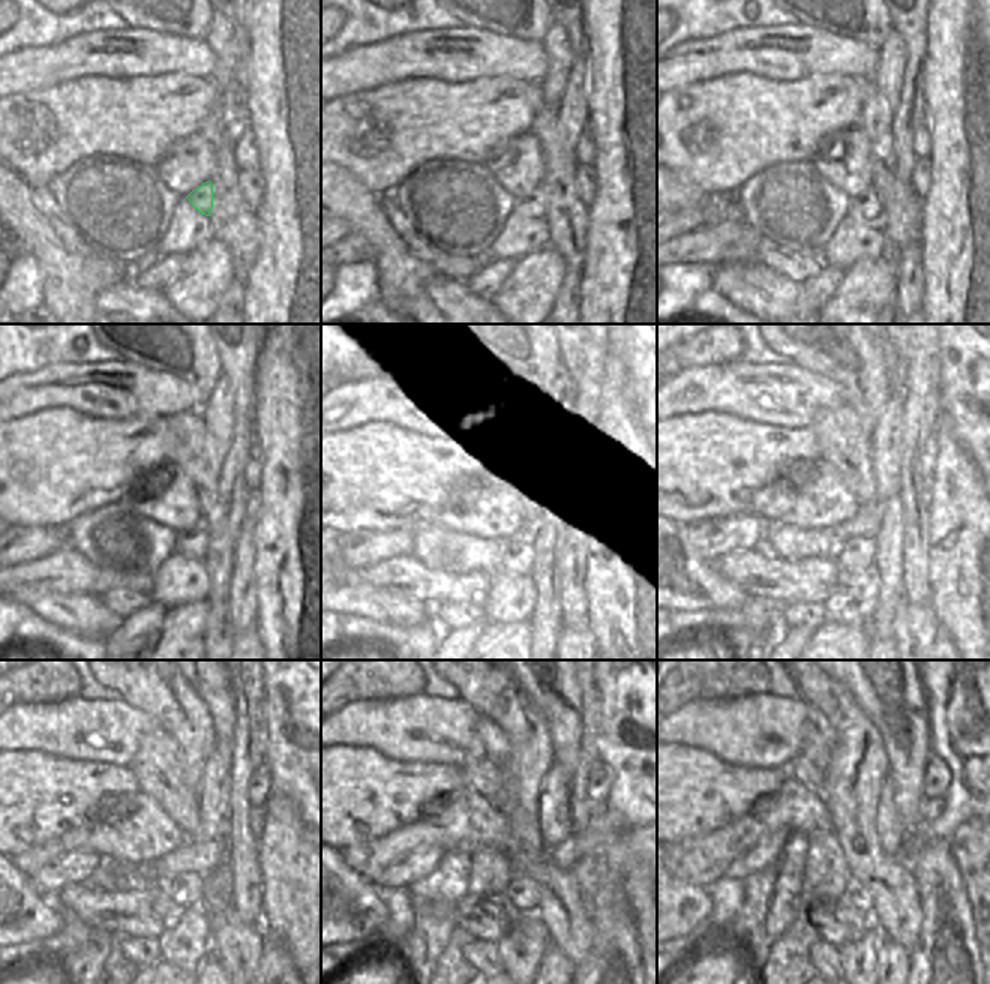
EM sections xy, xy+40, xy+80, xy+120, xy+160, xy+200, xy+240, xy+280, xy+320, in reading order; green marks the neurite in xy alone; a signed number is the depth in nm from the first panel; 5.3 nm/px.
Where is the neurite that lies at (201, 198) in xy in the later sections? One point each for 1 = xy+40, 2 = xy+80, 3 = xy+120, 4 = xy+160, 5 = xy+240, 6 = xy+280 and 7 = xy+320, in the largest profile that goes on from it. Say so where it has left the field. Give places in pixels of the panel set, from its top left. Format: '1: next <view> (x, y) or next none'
1: next xy+40 (533, 204)
2: next xy+80 (866, 206)
3: next xy+120 (192, 543)
4: next xy+160 (518, 557)
5: next xy+240 (186, 888)
6: next xy+280 (522, 891)
7: next xy+320 (857, 894)

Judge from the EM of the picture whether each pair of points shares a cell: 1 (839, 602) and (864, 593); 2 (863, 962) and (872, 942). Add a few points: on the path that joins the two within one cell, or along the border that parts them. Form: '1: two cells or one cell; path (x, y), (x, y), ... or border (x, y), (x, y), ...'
1: one cell; path (845, 602), (858, 593)
2: one cell; path (863, 957), (863, 951), (867, 947)

